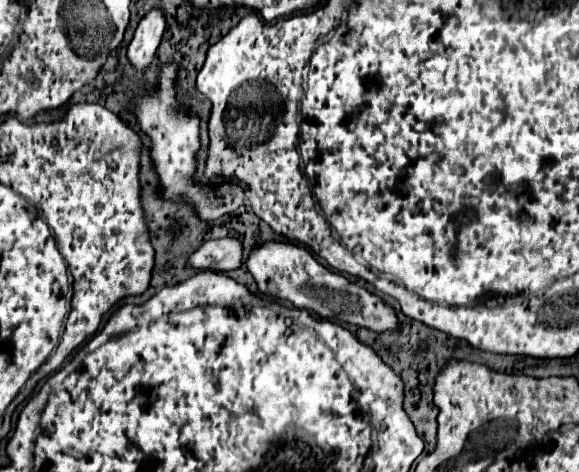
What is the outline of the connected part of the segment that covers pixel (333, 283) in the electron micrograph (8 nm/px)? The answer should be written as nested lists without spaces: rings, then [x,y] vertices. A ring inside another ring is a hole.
[[[265,242],[249,256],[247,268],[253,274],[259,292],[273,298],[289,300],[293,306],[315,312],[321,318],[337,318],[339,322],[355,324],[373,332],[393,332],[401,328],[393,306],[385,304],[383,298],[371,294],[355,282],[349,282],[345,276],[327,270],[305,248],[297,244]]]

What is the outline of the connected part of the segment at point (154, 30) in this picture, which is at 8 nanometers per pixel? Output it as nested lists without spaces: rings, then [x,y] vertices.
[[[153,8],[149,10],[143,20],[139,22],[137,30],[135,30],[135,36],[129,44],[129,50],[127,50],[127,56],[133,64],[145,68],[153,62],[153,56],[155,56],[155,50],[157,46],[161,44],[161,36],[163,36],[163,30],[165,30],[165,14],[161,8]]]

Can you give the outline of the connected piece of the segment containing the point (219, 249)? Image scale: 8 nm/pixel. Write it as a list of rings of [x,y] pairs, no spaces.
[[[221,238],[205,242],[197,252],[189,258],[191,266],[197,270],[217,270],[217,272],[229,272],[237,270],[243,264],[243,244],[237,238]]]

